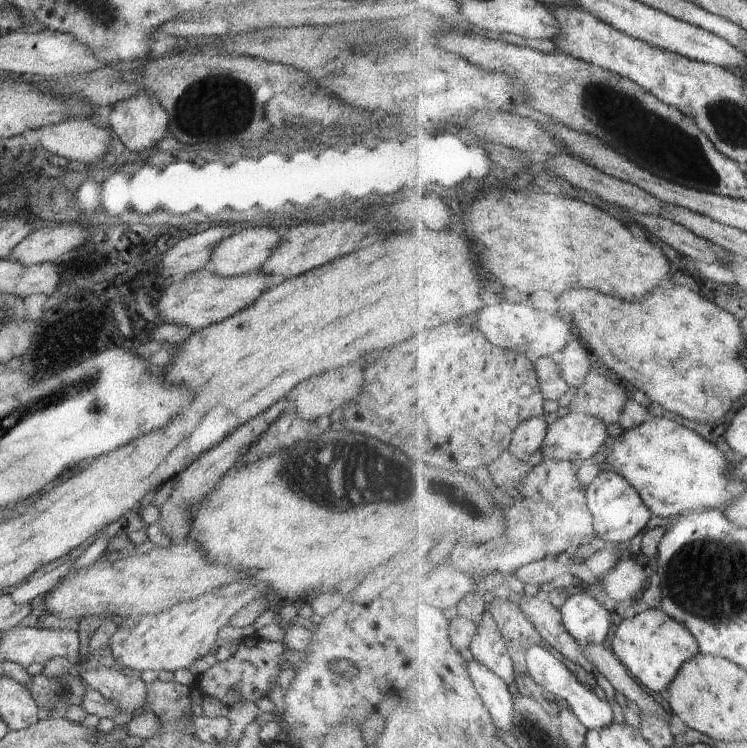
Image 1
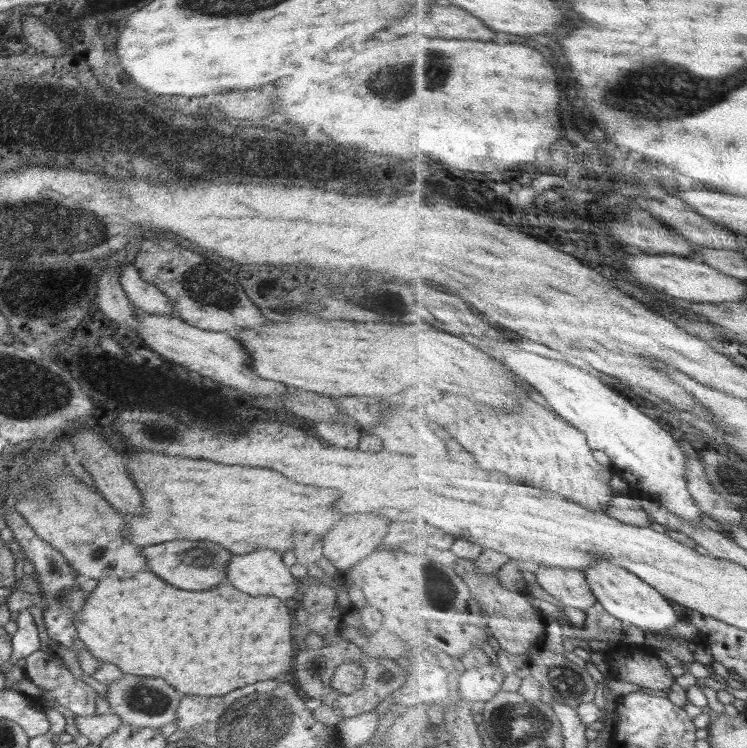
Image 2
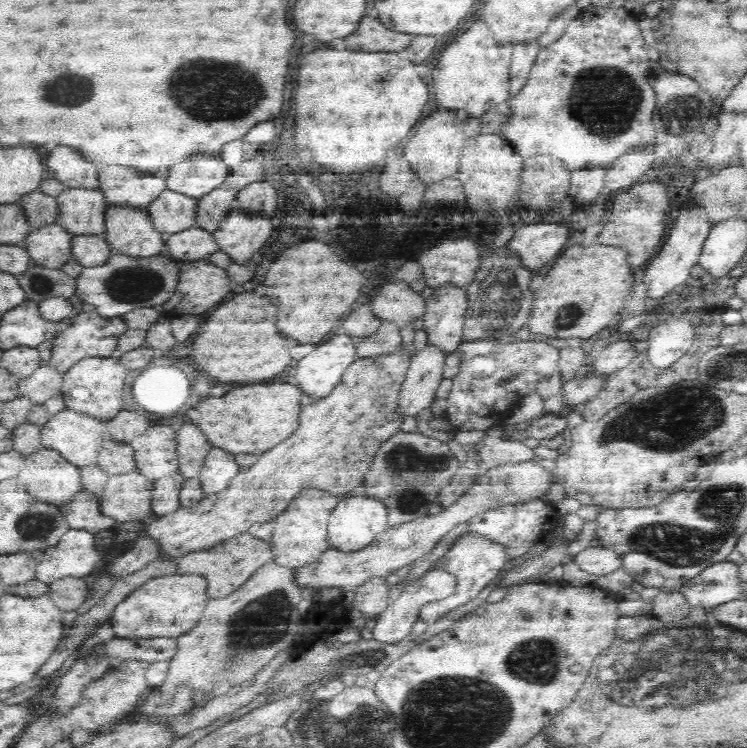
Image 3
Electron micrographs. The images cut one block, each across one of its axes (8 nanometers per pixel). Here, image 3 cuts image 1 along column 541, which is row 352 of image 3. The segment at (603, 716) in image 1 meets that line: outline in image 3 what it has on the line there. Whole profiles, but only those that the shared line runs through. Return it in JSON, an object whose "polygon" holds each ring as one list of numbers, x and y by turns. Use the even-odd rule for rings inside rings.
{"polygon":[[666,318,654,325,648,332,647,357,659,368,674,364,679,356,692,344,693,326,680,318]]}

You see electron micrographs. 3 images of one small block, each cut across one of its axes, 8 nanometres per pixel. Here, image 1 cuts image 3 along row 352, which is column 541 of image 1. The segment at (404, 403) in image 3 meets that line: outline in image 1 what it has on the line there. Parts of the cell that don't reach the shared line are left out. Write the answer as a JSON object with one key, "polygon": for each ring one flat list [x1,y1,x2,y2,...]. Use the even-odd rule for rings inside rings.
{"polygon":[[544,415,524,421,514,435,510,451,520,458,527,459,542,450,549,433,549,426]]}

